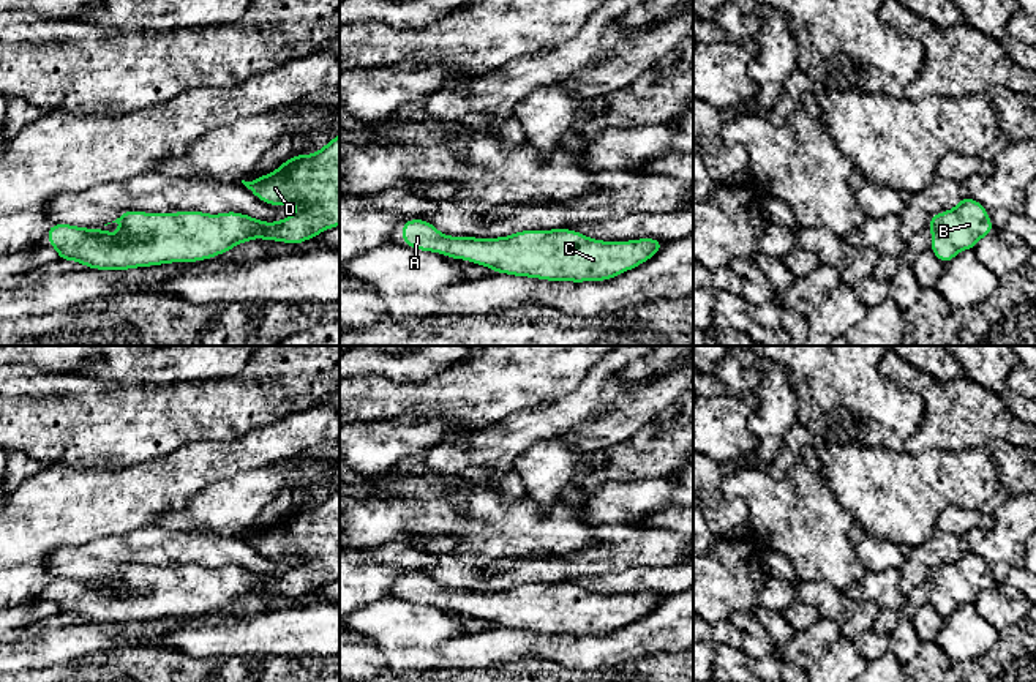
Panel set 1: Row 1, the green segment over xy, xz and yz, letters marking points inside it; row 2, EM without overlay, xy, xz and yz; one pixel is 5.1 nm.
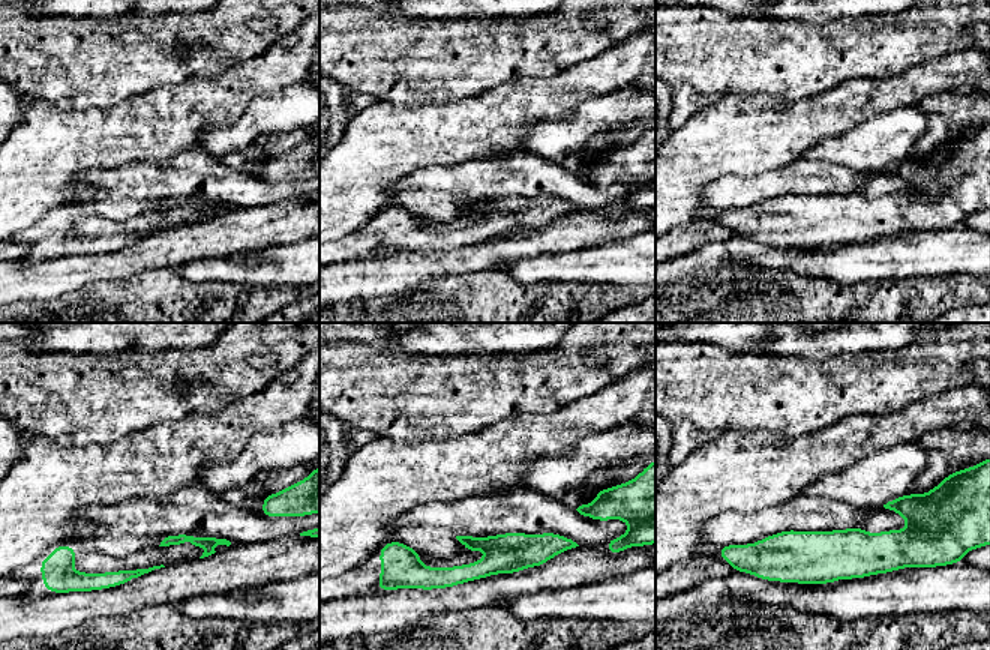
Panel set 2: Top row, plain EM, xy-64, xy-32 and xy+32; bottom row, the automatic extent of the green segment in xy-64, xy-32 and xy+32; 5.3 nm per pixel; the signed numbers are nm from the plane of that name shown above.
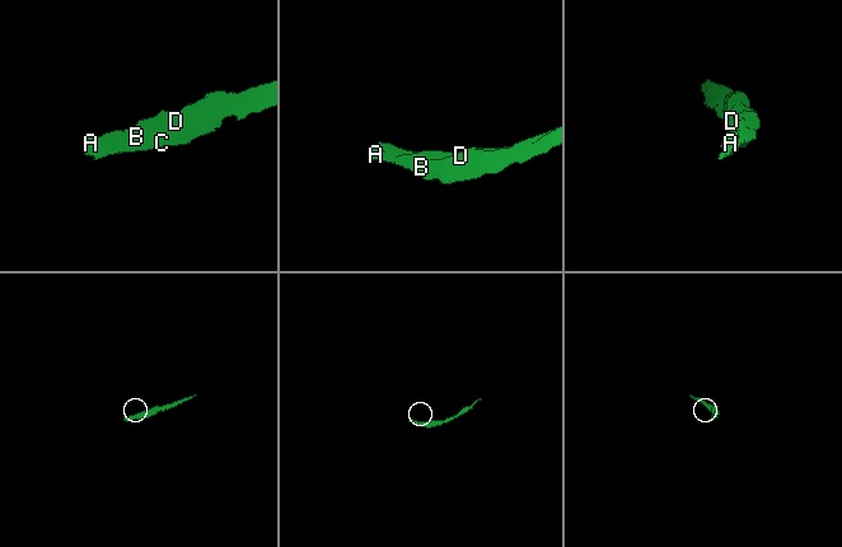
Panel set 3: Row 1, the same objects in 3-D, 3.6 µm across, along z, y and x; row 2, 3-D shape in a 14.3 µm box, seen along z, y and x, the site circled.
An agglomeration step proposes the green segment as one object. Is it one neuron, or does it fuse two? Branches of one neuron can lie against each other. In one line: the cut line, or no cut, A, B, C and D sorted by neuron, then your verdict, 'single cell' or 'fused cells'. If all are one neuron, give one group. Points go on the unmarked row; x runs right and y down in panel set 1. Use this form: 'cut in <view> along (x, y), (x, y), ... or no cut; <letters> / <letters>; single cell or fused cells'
no cut; A B C D; single cell

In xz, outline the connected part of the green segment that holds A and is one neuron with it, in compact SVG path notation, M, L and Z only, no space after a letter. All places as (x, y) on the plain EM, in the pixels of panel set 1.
M426 573L403 575L401 587L403 597L411 601L445 608L449 613L464 613L490 620L493 627L572 636L608 635L652 613L665 598L651 590L627 595L603 595L572 583L532 583L496 592L449 590Z

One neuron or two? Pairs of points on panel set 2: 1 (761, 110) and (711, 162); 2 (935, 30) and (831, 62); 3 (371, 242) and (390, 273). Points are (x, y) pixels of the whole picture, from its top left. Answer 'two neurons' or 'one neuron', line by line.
1: one neuron
2: one neuron
3: two neurons

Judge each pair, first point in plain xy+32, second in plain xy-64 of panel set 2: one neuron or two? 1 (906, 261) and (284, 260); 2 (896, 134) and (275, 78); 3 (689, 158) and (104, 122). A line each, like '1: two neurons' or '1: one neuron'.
1: one neuron
2: two neurons
3: one neuron

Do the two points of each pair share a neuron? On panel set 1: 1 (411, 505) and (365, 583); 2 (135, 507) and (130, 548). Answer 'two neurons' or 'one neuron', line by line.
1: two neurons
2: two neurons

